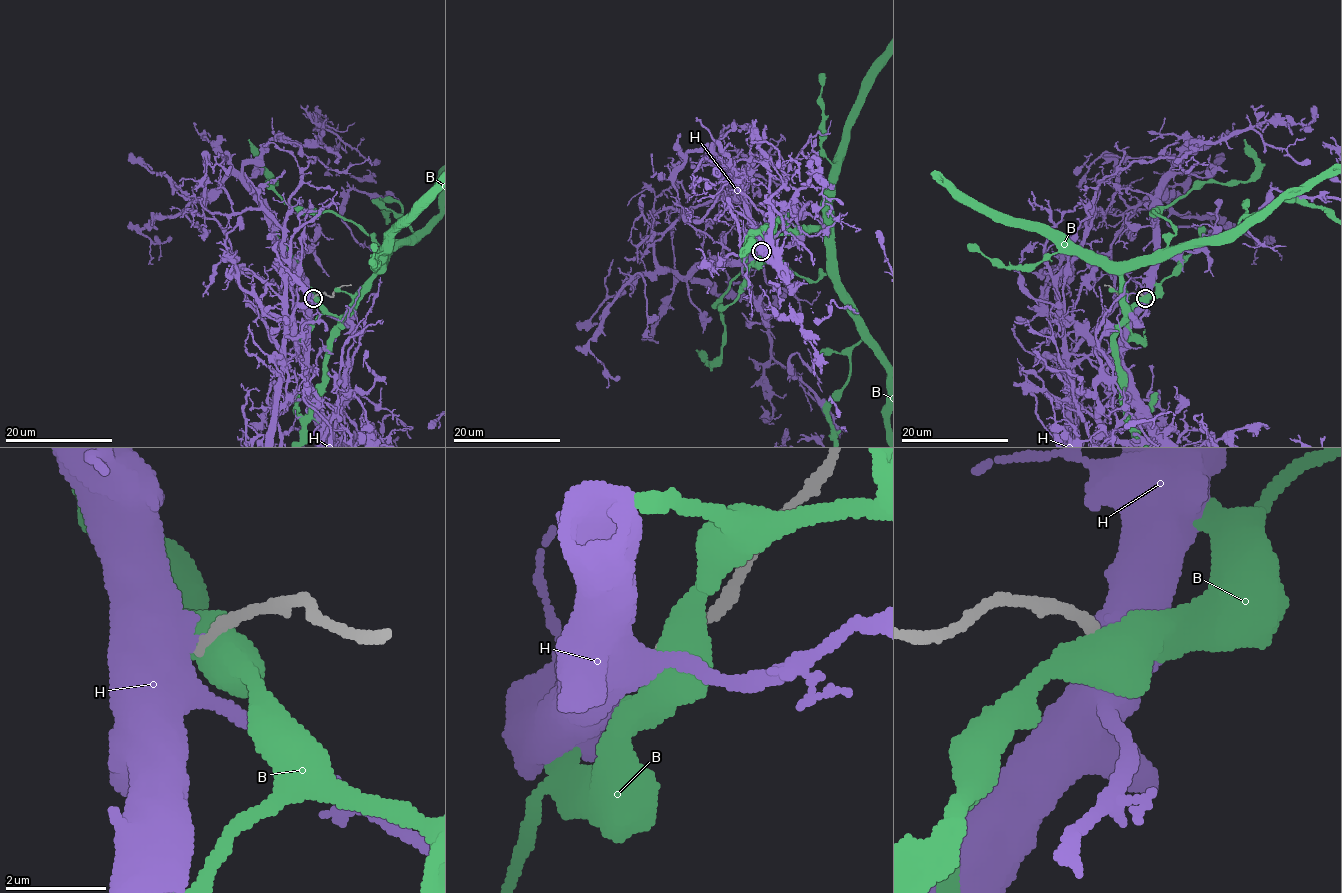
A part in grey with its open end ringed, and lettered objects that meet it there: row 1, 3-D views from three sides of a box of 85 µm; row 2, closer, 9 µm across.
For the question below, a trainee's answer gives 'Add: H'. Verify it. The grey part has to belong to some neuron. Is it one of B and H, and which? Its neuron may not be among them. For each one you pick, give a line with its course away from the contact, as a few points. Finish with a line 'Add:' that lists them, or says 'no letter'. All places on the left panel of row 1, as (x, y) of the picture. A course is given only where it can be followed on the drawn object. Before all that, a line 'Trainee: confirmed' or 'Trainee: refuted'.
Trainee: refuted
Add: no letter

